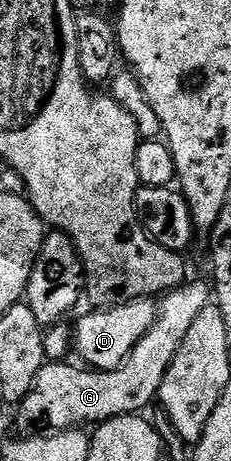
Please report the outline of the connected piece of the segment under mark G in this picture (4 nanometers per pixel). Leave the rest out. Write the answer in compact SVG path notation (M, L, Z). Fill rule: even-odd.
M187 281L181 287L177 287L175 291L169 292L161 300L158 308L158 320L154 322L154 328L136 345L136 349L127 357L124 365L120 365L115 371L95 371L82 365L73 367L70 361L47 362L46 366L40 369L34 382L34 388L30 390L30 396L22 400L20 404L22 412L18 415L19 425L26 427L30 422L43 423L44 426L51 427L48 429L55 433L69 428L78 429L86 425L82 423L97 425L116 417L145 412L145 407L150 402L153 404L157 400L158 390L164 381L164 373L168 373L168 365L172 365L184 337L188 337L188 329L192 329L192 321L196 321L196 317L200 317L202 310L211 306L211 303L212 287L209 282Z

